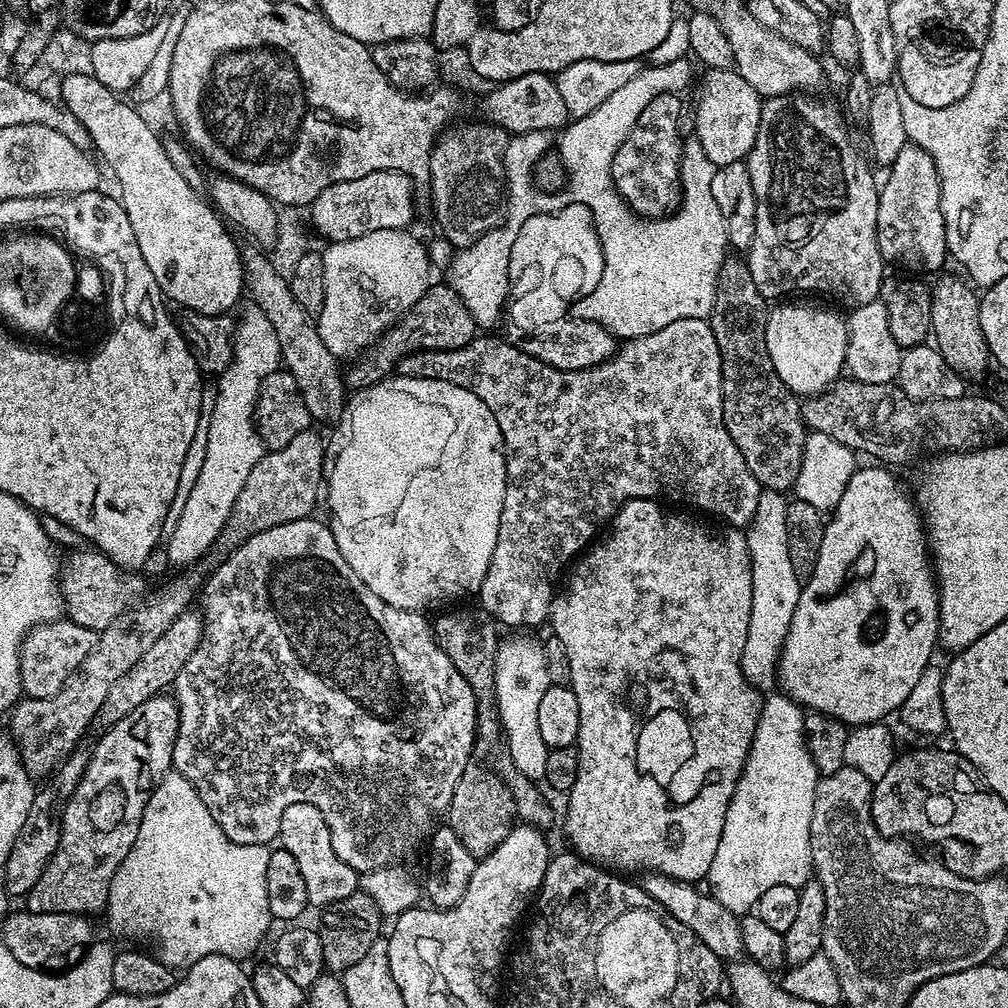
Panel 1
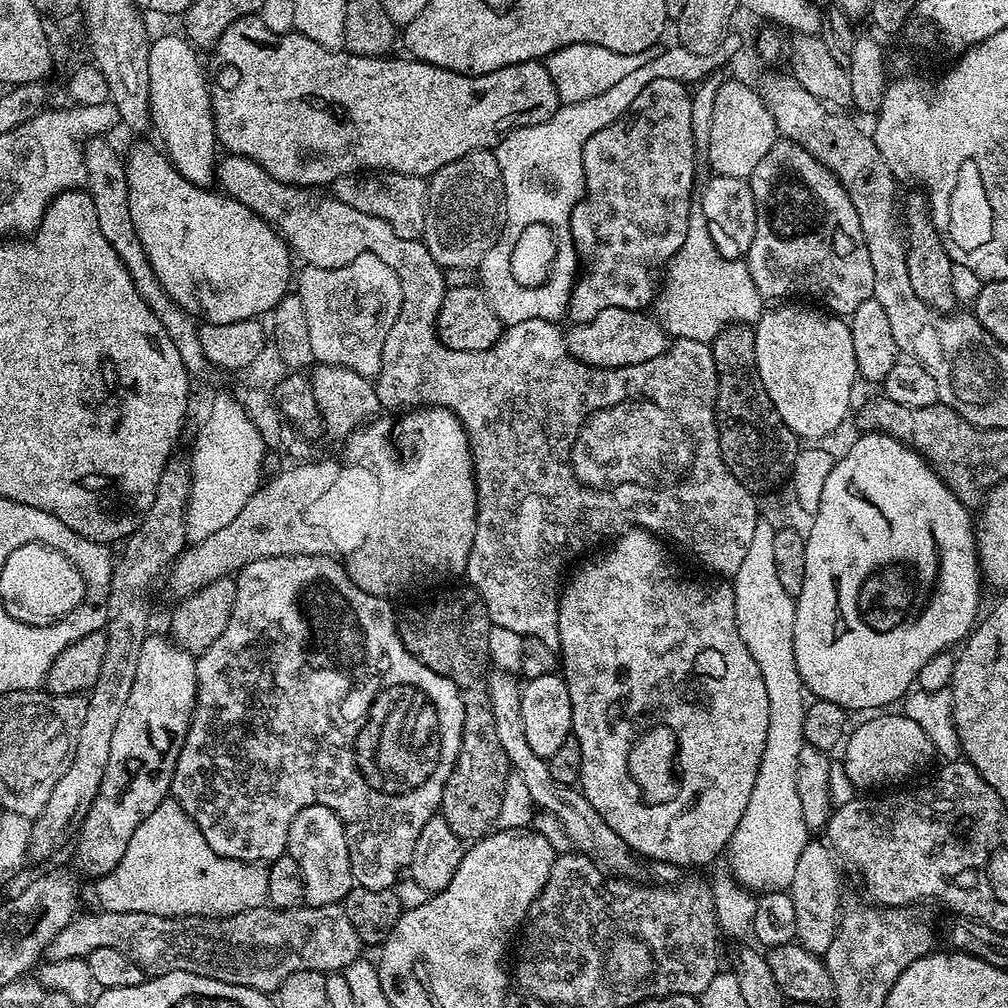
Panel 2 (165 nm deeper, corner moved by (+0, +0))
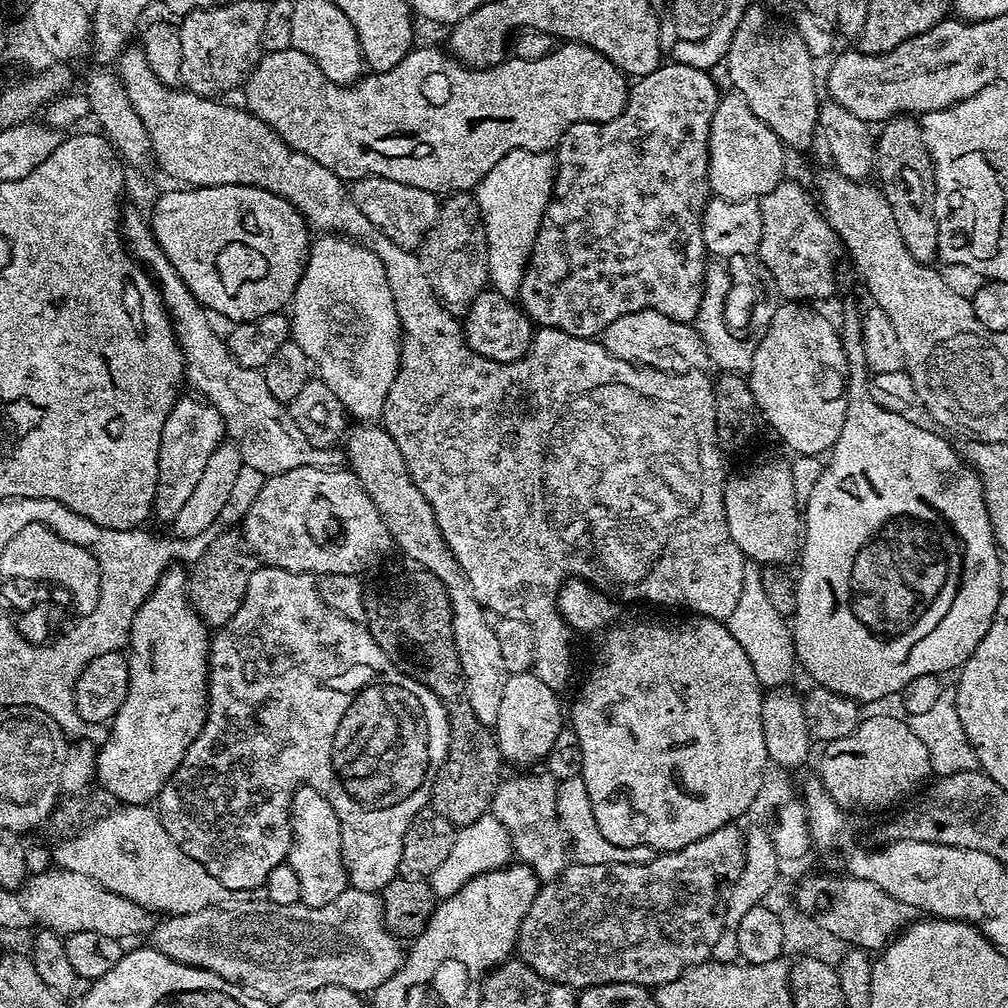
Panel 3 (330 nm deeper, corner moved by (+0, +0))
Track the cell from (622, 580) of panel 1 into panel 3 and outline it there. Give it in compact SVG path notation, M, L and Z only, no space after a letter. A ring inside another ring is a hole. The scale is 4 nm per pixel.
M584 578L565 580L556 595L556 605L561 618L573 633L580 635L581 632L596 643L596 661L572 704L570 720L570 726L578 734L578 742L582 745L580 775L586 782L586 792L590 794L594 822L598 822L598 830L602 830L603 836L609 842L614 842L614 846L650 846L657 854L677 852L682 850L682 846L690 846L690 842L698 842L698 838L706 838L706 834L714 834L714 830L739 821L759 795L758 786L762 783L764 768L770 763L766 754L766 738L762 738L762 702L765 693L754 674L754 666L750 666L750 658L746 658L746 650L738 646L738 638L730 634L725 621L695 614L685 615L685 620L651 620L648 616L627 616L623 603L603 591L595 592L588 584L591 583Z

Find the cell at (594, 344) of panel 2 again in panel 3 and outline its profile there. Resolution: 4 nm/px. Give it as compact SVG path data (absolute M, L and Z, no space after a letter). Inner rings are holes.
M649 308L614 318L602 334L602 343L614 358L663 372L695 372L707 369L710 364L708 347L692 324L674 322L674 318L666 318L666 314L658 314L658 310Z

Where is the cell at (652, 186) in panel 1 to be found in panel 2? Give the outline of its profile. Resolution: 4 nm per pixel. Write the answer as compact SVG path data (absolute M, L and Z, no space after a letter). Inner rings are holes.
M658 78L657 81L650 82L650 86L646 86L643 96L640 97L638 103L635 105L634 115L631 118L616 120L610 126L598 130L598 134L594 134L590 138L590 142L584 144L584 149L582 150L584 196L576 204L576 207L572 211L572 217L569 220L572 241L576 245L579 259L582 261L582 271L579 273L574 285L572 285L572 293L568 299L566 316L567 319L570 318L569 321L572 324L585 324L586 322L590 322L599 312L605 312L611 308L617 310L622 308L644 310L655 301L658 295L658 289L662 284L662 273L674 258L674 254L678 254L682 242L686 242L688 220L694 211L694 193L698 188L698 180L696 184L696 156L698 156L698 149L694 140L694 133L691 129L691 104L693 99L694 96L690 91L689 85L671 78Z

